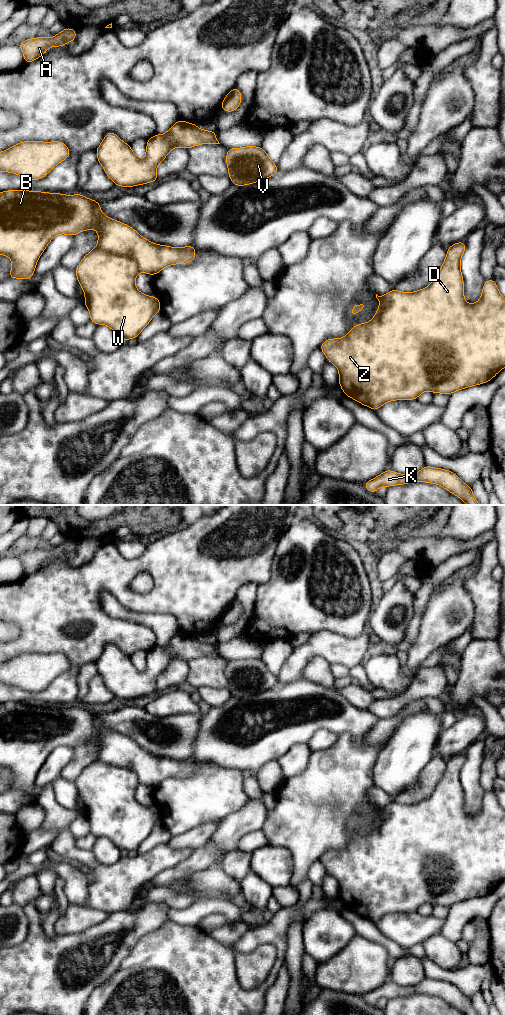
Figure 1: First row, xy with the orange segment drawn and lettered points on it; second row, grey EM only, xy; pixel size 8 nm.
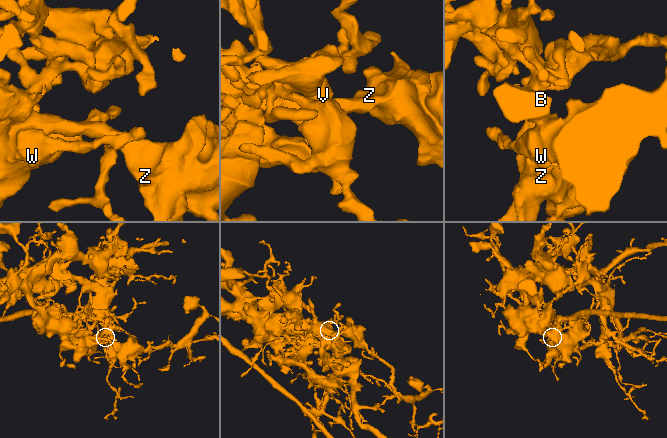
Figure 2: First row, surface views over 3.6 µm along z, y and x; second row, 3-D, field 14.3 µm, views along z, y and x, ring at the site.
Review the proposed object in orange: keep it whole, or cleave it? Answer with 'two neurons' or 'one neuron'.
one neuron

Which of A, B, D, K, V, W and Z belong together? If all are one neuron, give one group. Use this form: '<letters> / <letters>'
A B D K V W Z

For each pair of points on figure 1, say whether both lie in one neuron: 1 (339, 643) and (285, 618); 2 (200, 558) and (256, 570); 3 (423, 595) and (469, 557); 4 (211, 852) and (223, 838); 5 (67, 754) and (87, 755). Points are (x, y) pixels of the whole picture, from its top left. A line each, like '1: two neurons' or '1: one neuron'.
1: two neurons
2: one neuron
3: one neuron
4: two neurons
5: two neurons

